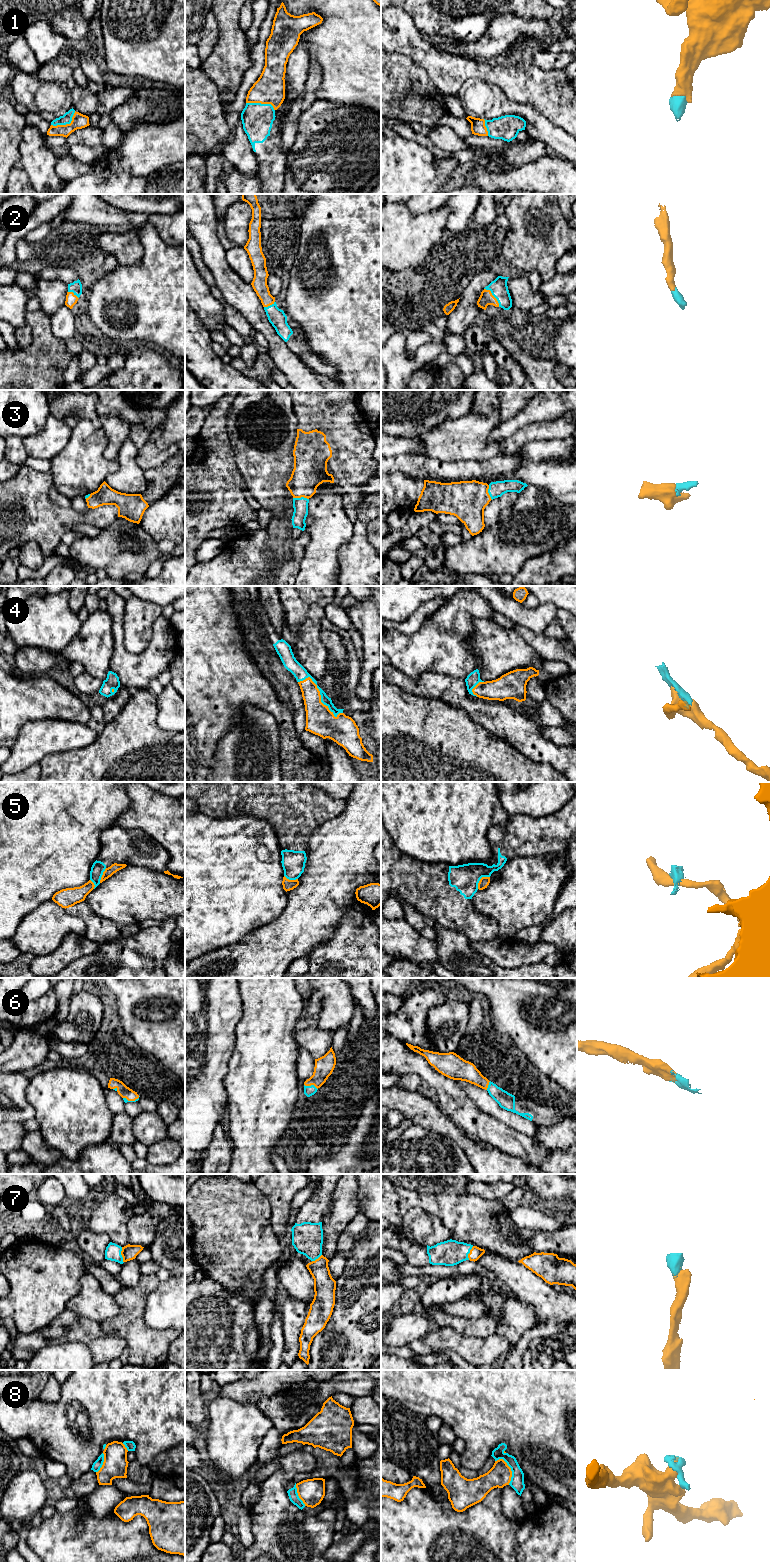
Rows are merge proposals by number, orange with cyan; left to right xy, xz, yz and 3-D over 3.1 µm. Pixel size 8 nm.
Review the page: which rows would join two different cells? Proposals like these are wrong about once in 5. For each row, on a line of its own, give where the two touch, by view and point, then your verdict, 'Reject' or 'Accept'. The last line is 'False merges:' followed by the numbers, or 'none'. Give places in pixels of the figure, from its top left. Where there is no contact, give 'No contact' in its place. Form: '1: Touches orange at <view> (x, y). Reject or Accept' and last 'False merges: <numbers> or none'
1: Touches orange at xy (66, 124). Accept
2: Touches orange at yz (493, 296). Accept
3: Touches orange at xz (301, 496). Accept
4: Touches orange at xz (320, 695). Accept
5: Touches orange at yz (480, 879). Reject
6: Touches orange at xz (311, 1084). Accept
7: Touches orange at xy (121, 1254). Accept
8: Touches orange at yz (510, 1470). Reject
False merges: 5, 8

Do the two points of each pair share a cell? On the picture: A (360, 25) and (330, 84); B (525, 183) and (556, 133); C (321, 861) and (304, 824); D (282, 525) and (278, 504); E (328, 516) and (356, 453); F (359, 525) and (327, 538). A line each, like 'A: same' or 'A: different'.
A: same
B: different
C: different
D: different
E: different
F: different

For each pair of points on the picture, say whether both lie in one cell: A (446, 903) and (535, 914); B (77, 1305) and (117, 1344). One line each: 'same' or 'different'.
A: different
B: different

